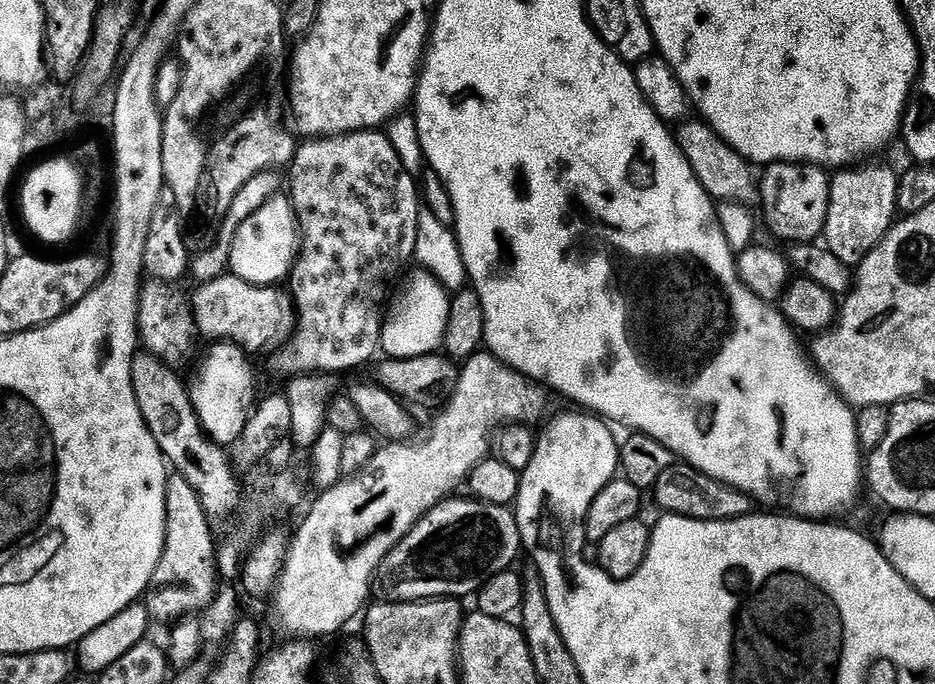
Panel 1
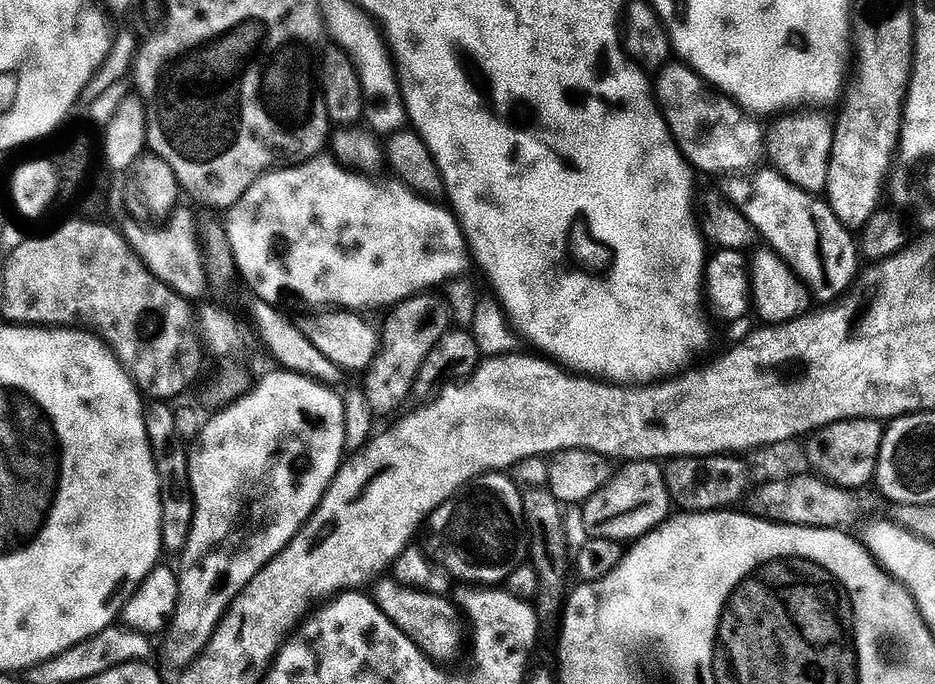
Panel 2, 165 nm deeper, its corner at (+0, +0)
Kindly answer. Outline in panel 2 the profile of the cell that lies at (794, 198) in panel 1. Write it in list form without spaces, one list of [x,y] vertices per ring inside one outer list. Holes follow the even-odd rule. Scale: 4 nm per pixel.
[[[800,114],[797,120],[788,120],[792,118],[780,118],[775,121],[776,124],[766,136],[766,156],[771,167],[777,172],[781,172],[790,182],[794,182],[794,186],[798,186],[802,190],[813,194],[820,194],[828,187],[828,171],[830,170],[830,158],[832,157],[832,137],[834,135],[834,124],[830,119],[823,120],[820,116],[804,116],[808,114]]]

